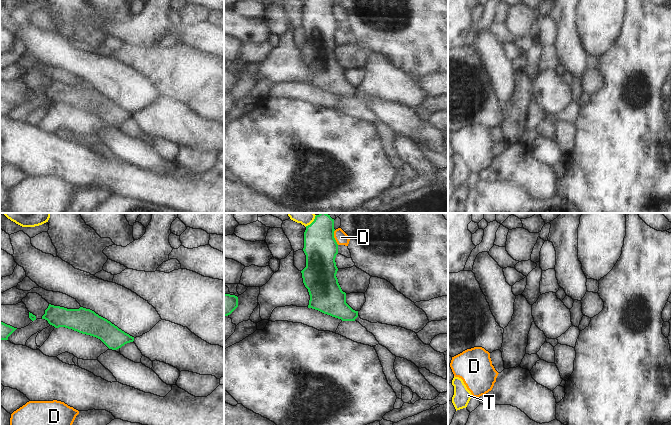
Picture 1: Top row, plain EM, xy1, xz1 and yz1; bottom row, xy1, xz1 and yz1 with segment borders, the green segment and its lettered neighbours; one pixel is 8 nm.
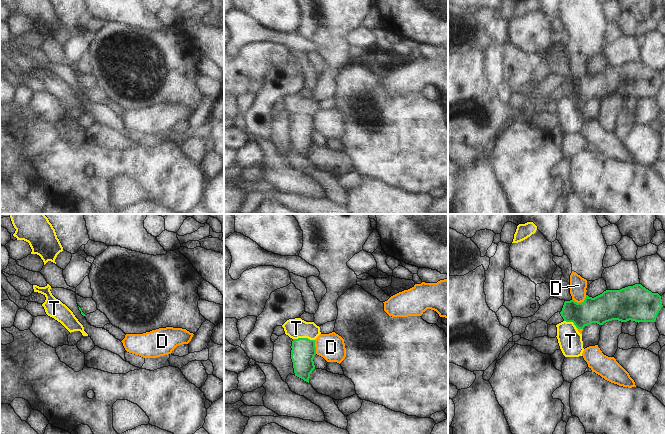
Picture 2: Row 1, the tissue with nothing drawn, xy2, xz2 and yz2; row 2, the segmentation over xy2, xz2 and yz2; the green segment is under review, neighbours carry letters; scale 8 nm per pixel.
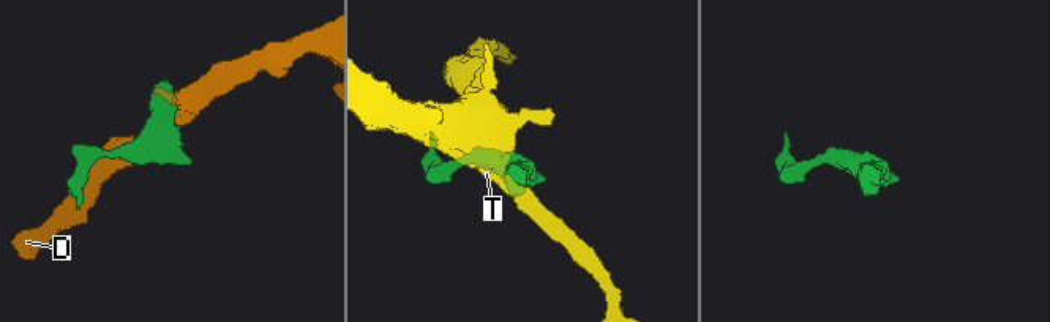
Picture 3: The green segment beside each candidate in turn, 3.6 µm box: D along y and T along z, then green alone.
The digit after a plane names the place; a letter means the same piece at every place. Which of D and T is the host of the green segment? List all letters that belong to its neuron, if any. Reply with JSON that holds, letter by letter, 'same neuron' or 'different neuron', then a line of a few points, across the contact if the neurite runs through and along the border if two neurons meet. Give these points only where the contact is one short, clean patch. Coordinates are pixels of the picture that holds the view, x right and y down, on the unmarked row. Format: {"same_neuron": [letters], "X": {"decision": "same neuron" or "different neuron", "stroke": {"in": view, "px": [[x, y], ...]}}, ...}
{"same_neuron": [], "D": {"decision": "different neuron", "stroke": {"in": "yz2", "px": [[586, 71], [580, 78], [576, 78], [572, 74]]}}, "T": {"decision": "different neuron", "stroke": {"in": "xz2", "px": [[293, 114], [309, 114], [314, 116]]}}}

